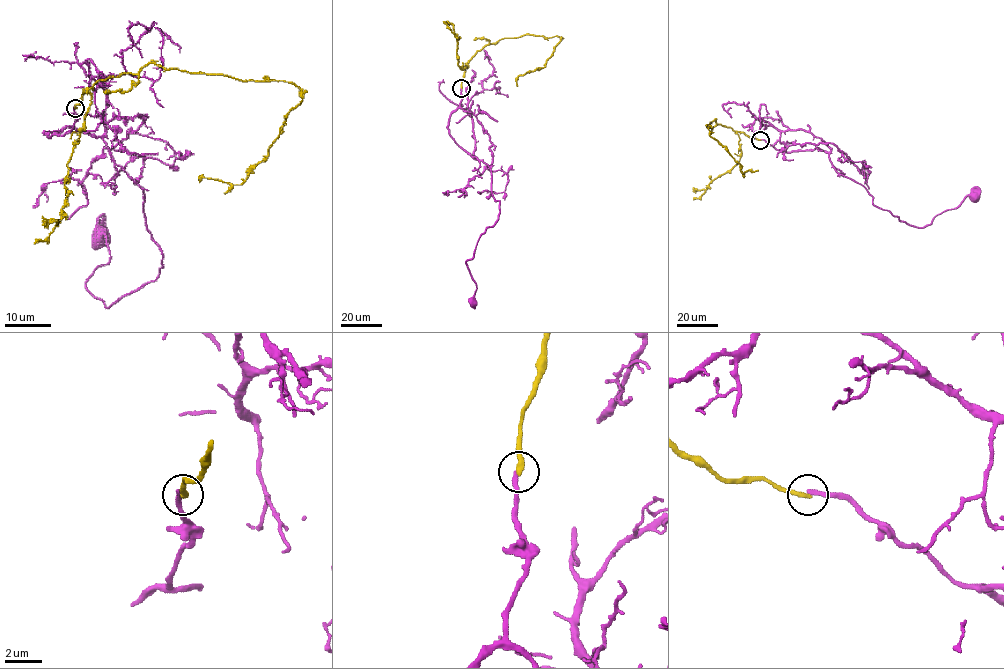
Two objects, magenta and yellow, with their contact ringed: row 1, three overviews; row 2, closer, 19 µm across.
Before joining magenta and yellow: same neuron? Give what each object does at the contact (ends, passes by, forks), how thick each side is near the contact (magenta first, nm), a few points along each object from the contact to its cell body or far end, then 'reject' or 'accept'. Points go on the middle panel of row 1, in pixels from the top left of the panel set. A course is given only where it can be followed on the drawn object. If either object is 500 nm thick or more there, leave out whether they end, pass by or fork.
magenta ends | yellow ends | 220/280 nm | magenta via (461, 88), (449, 135), (489, 166), (500, 210), (466, 261), (477, 288), (471, 301) | yellow via (461, 88), (466, 64), (487, 44), (525, 34), (561, 37), (545, 66), (519, 75), (517, 86) | reject

